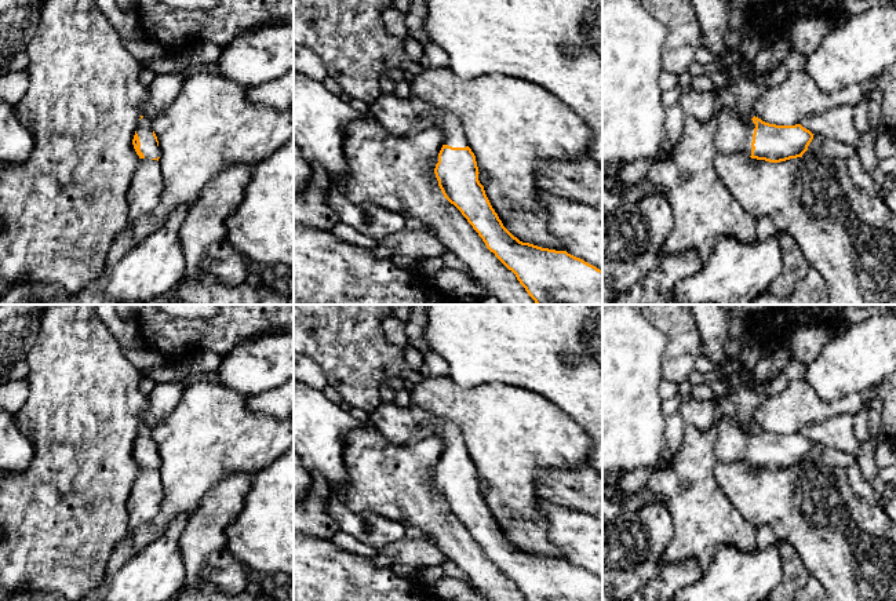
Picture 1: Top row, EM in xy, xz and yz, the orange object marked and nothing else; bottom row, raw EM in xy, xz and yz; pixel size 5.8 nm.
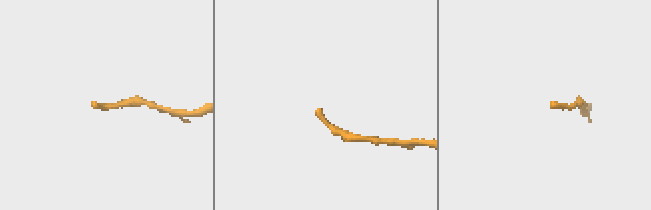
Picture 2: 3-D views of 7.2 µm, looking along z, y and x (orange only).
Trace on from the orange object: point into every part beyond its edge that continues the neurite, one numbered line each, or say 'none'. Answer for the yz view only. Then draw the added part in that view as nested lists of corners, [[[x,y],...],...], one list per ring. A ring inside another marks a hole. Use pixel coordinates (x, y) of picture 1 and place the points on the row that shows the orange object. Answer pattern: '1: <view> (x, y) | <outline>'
1: yz (734, 135) | [[[722,90],[714,96],[714,117],[717,149],[750,157],[755,124],[740,117],[737,98],[731,90]]]

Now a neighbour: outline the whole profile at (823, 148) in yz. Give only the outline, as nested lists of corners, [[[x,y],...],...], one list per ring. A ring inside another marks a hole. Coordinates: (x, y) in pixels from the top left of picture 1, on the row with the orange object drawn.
[[[813,135],[812,142],[808,146],[808,150],[819,157],[831,157],[839,160],[848,160],[853,156],[857,156],[857,147],[842,143],[834,139],[827,139],[822,135]]]

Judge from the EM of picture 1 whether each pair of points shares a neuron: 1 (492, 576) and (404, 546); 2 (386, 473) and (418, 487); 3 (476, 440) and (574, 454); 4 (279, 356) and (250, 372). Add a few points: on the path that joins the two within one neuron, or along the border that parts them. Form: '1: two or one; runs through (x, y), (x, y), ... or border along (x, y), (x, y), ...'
1: two; border along (428, 535), (448, 558)
2: one; runs through (394, 481), (401, 487), (410, 487)
3: one; runs through (501, 440), (549, 440)
4: one; runs through (270, 356), (263, 354), (258, 364)

